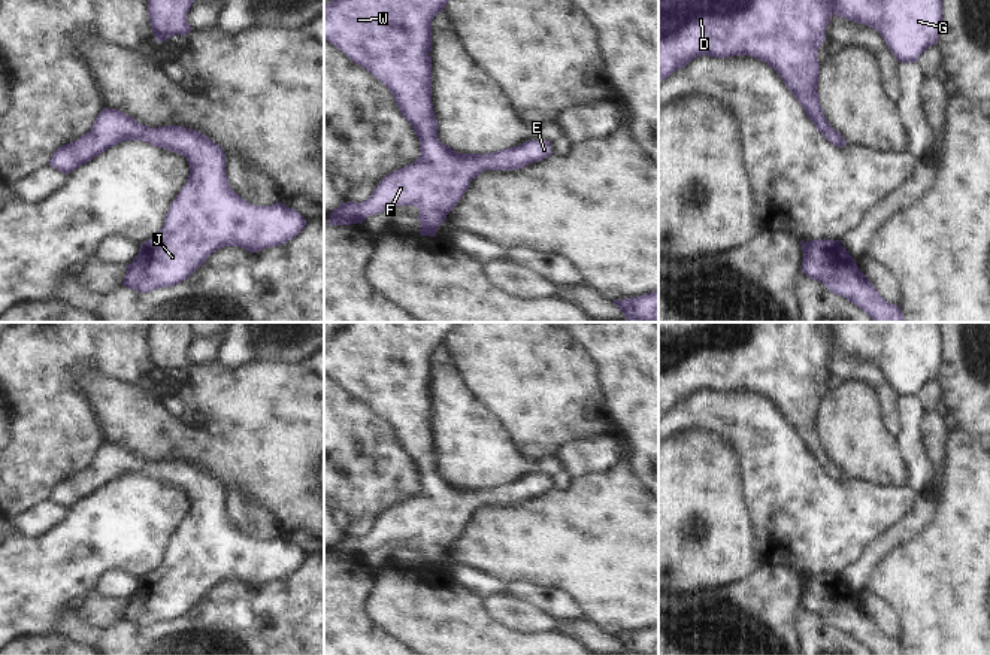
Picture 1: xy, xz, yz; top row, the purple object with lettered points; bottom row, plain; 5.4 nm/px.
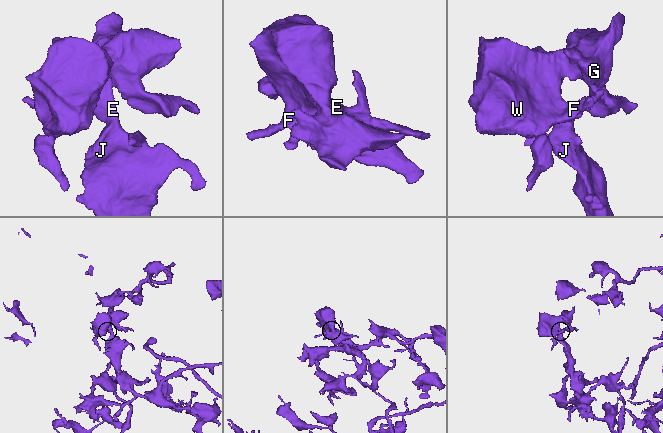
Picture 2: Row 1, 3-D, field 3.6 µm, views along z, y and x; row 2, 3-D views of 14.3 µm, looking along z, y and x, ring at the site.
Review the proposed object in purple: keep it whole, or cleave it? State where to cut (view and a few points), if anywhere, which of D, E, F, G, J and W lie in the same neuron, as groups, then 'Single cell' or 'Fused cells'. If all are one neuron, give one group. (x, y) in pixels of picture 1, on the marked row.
No split. Groups: D E F G J W. Single cell

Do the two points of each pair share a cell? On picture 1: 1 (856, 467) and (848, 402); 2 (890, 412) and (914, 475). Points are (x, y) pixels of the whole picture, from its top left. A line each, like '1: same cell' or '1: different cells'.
1: same cell
2: different cells

